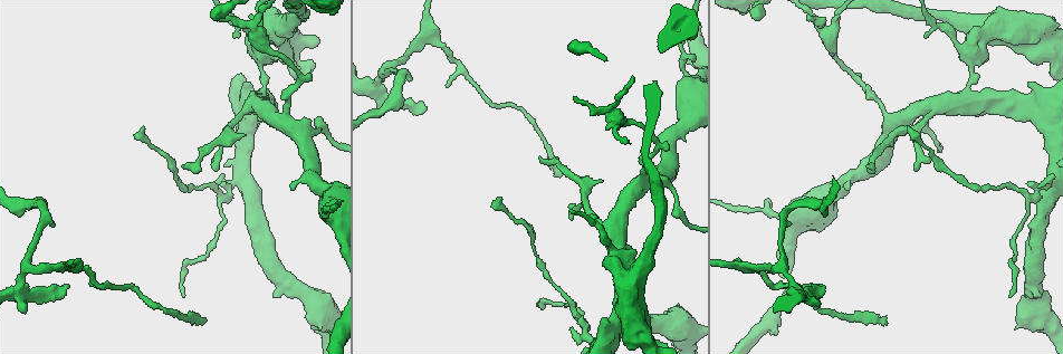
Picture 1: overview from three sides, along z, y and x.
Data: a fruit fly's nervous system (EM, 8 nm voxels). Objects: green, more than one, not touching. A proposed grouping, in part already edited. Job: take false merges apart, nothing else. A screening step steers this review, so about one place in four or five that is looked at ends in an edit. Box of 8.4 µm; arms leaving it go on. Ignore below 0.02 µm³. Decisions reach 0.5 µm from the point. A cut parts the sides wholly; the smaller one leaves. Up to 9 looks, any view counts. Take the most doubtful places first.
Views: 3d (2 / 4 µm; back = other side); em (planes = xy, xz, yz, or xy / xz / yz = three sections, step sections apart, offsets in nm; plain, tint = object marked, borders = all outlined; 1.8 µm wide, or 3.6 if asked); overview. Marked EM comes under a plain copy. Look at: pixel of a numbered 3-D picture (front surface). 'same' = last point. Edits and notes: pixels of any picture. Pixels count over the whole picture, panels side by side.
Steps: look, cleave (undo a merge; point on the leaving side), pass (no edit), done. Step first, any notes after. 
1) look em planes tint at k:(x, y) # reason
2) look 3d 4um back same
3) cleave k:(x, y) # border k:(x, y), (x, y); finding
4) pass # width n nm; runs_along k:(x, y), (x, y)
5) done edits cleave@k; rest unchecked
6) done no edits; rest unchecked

look em xy step 8 tint at 1:(1035, 33) # three-way junction

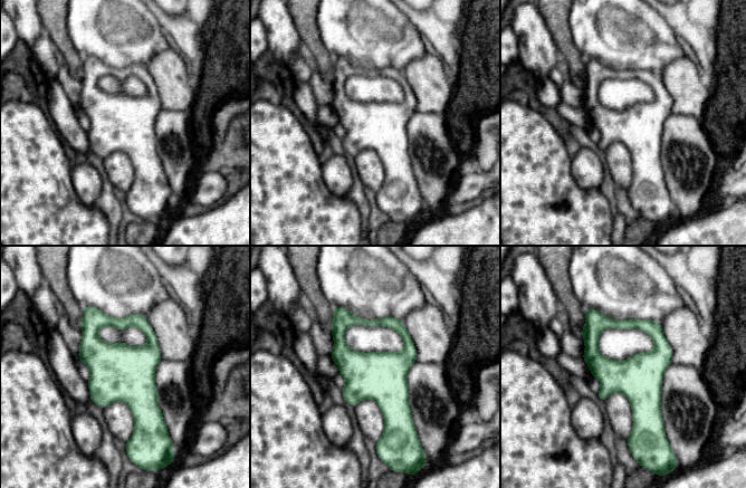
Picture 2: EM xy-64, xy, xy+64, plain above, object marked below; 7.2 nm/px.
look em planes tint same # another direction

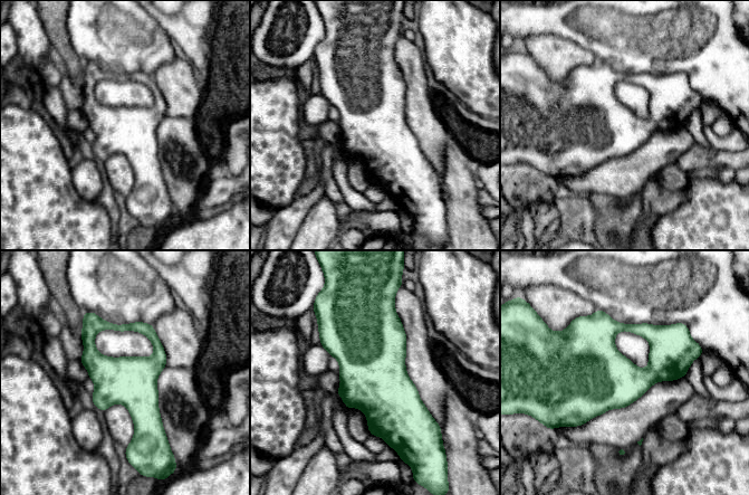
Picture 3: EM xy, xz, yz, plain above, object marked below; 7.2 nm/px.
pass # runs_along 3:(93, 317), (90, 355), (141, 406), (137, 441); continuous, no second neuron

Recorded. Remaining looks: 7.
look 3d 4um at 1:(36, 293) # a narrow waist

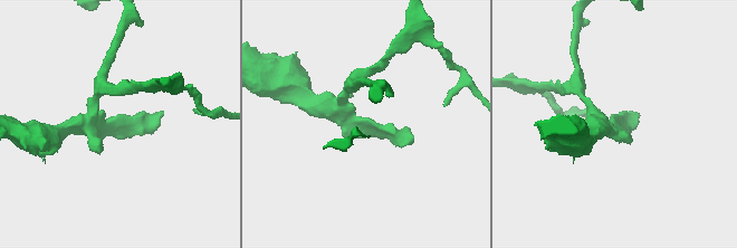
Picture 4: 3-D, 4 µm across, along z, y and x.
look em planes tint at 4:(370, 127)

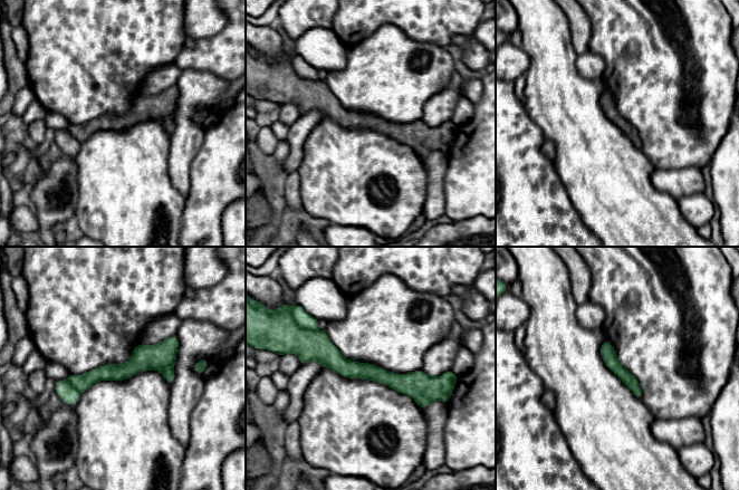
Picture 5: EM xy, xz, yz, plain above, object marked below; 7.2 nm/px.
cleave 5:(82, 383) # width 110 nm; part_leaving 5:(305, 359), (437, 384); two neurons meet here

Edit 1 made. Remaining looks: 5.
look overview # redraw

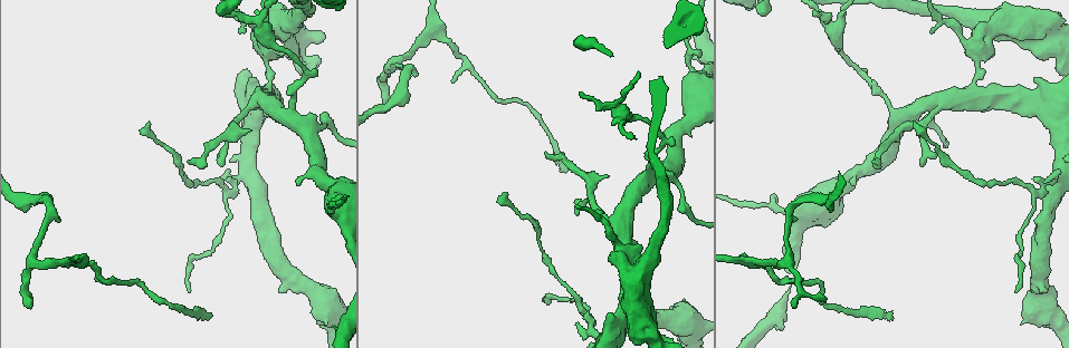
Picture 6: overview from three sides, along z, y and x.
look em planes tint at 6:(977, 64) # thick turns thin

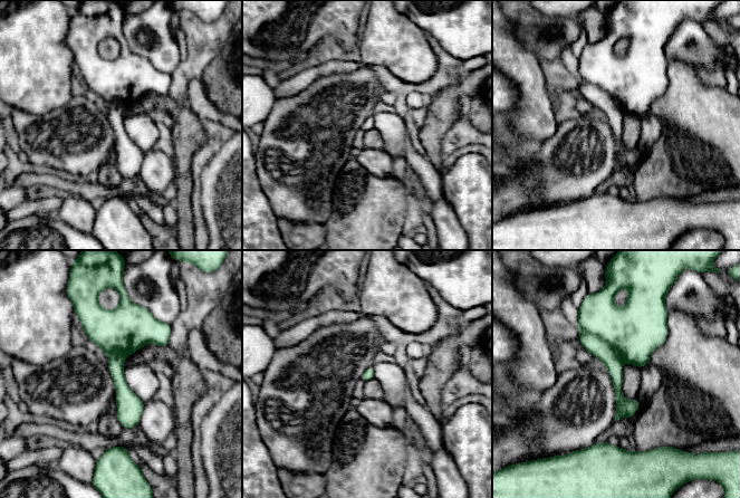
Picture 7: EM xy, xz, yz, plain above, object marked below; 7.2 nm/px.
cleave 7:(634, 331) # width 80 nm; border 7:(578, 327), (606, 341), (623, 360); two neurons meet here

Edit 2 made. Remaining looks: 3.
look overview

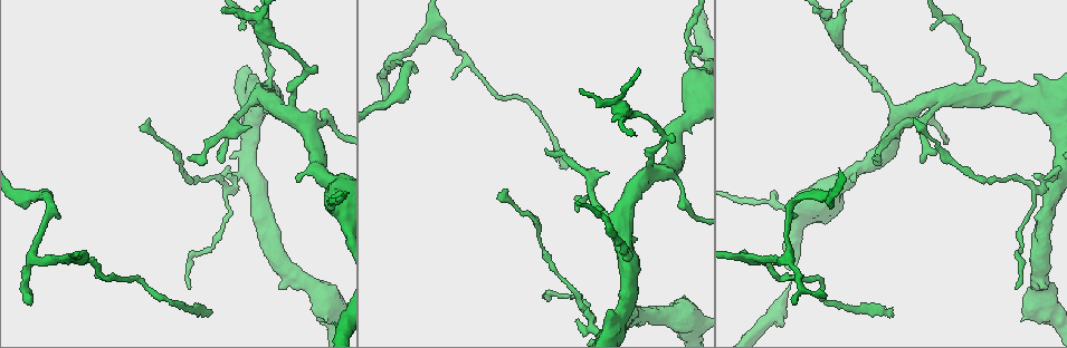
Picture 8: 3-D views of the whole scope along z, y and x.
look em planes tint at 8:(134, 278) # abrupt turn

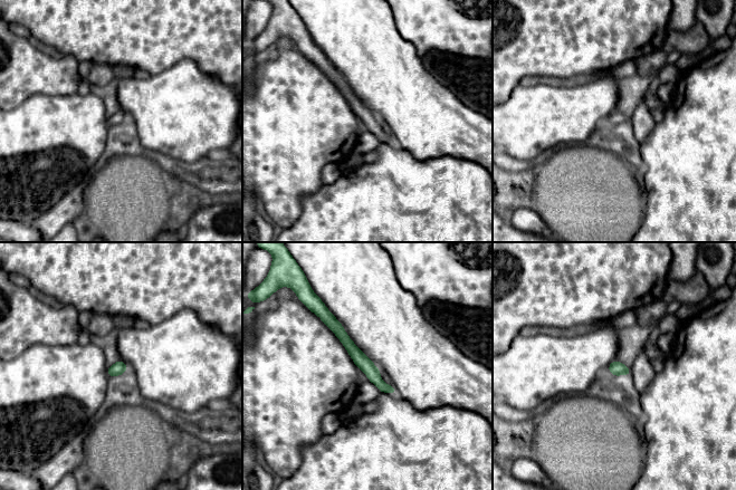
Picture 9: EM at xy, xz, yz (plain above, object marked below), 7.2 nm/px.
pass # runs_along 9:(325, 316), (374, 377), (391, 390); one neuron here

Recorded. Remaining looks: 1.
done edits cleave@5, cleave@7; rest unchecked

